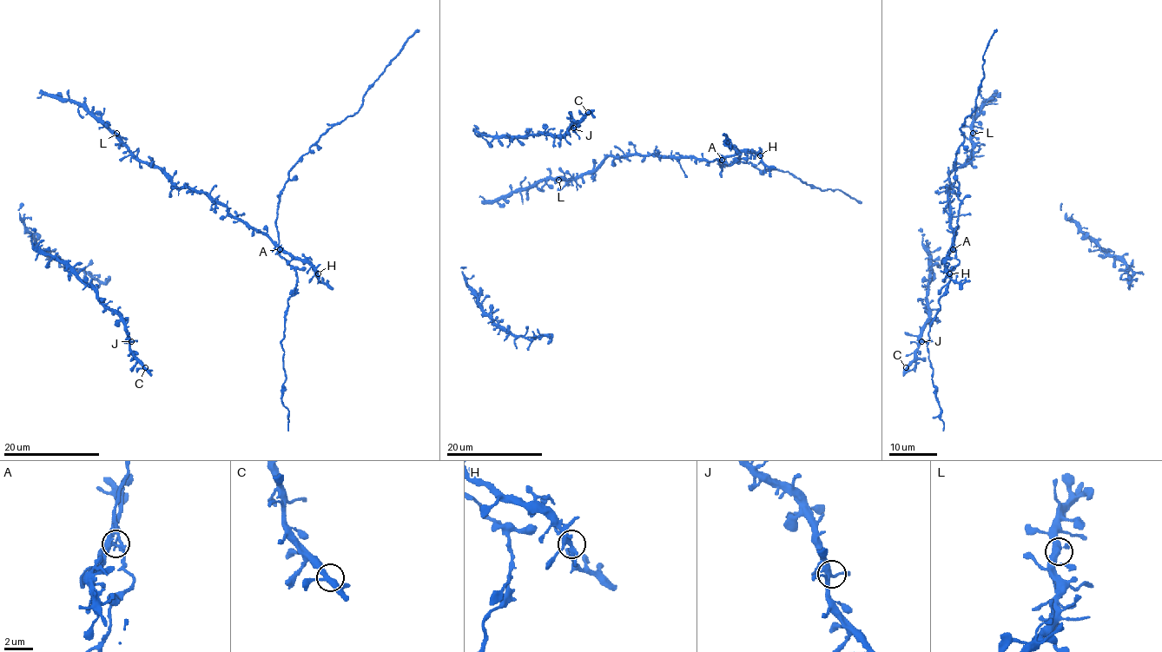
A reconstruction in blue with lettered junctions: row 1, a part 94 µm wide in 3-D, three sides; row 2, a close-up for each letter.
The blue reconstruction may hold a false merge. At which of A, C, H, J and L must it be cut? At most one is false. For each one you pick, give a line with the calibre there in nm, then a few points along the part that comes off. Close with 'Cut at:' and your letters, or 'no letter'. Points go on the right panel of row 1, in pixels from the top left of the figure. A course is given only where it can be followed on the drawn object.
A: Thickness 320 nm. Course of the part to remove: (953, 249), (960, 200), (956, 152), (963, 141), (960, 128), (975, 108), (984, 76), (983, 55), (996, 29)
Cut at: A

